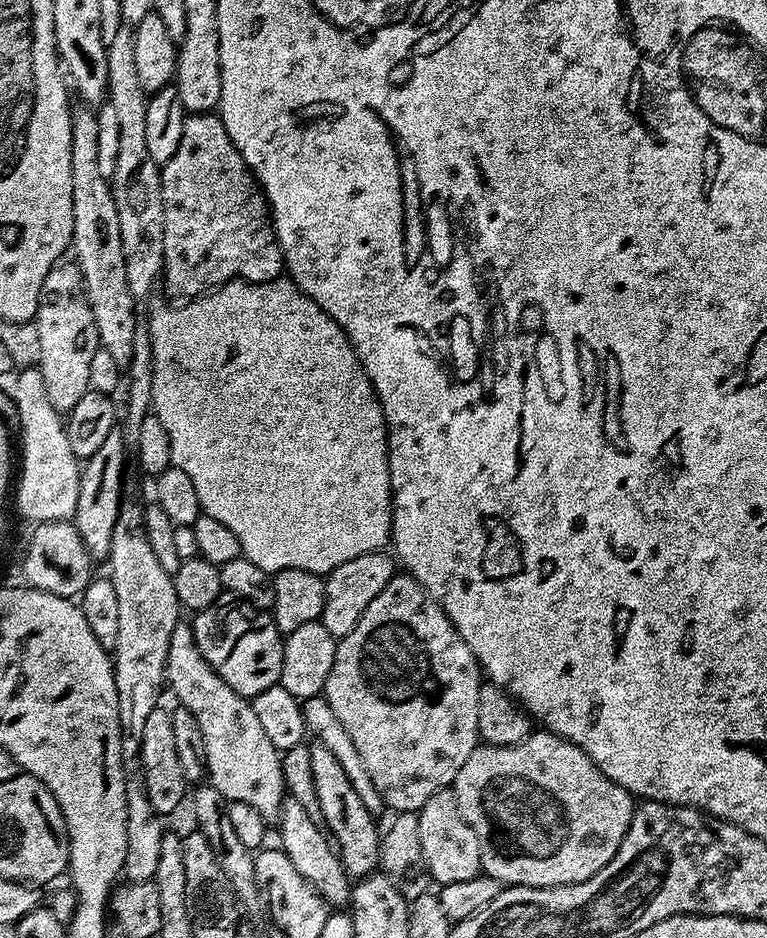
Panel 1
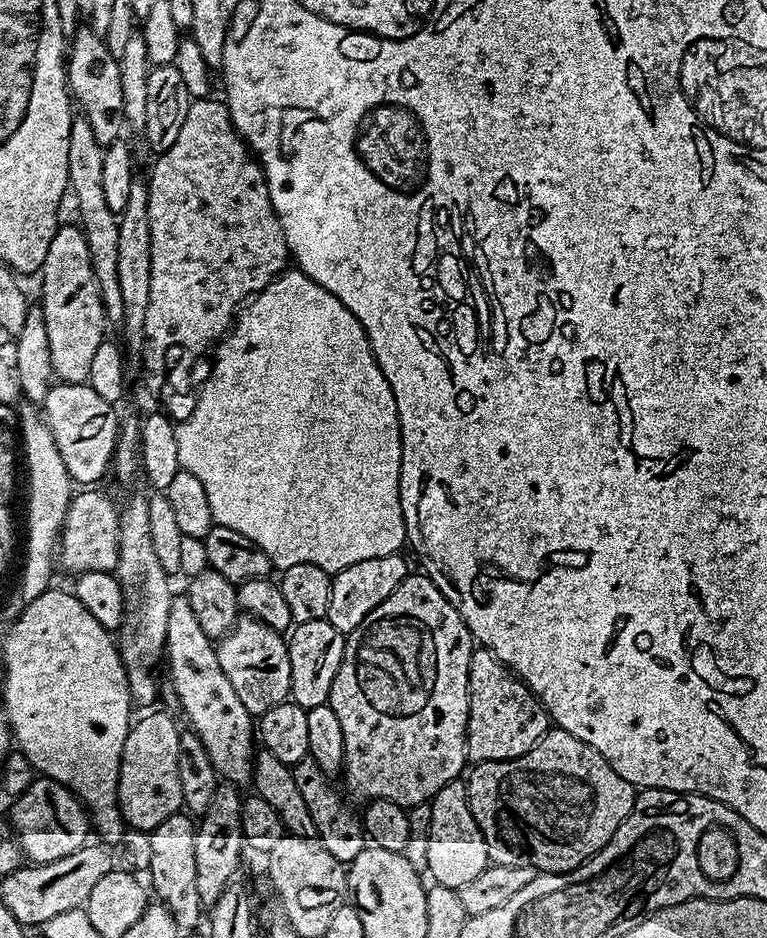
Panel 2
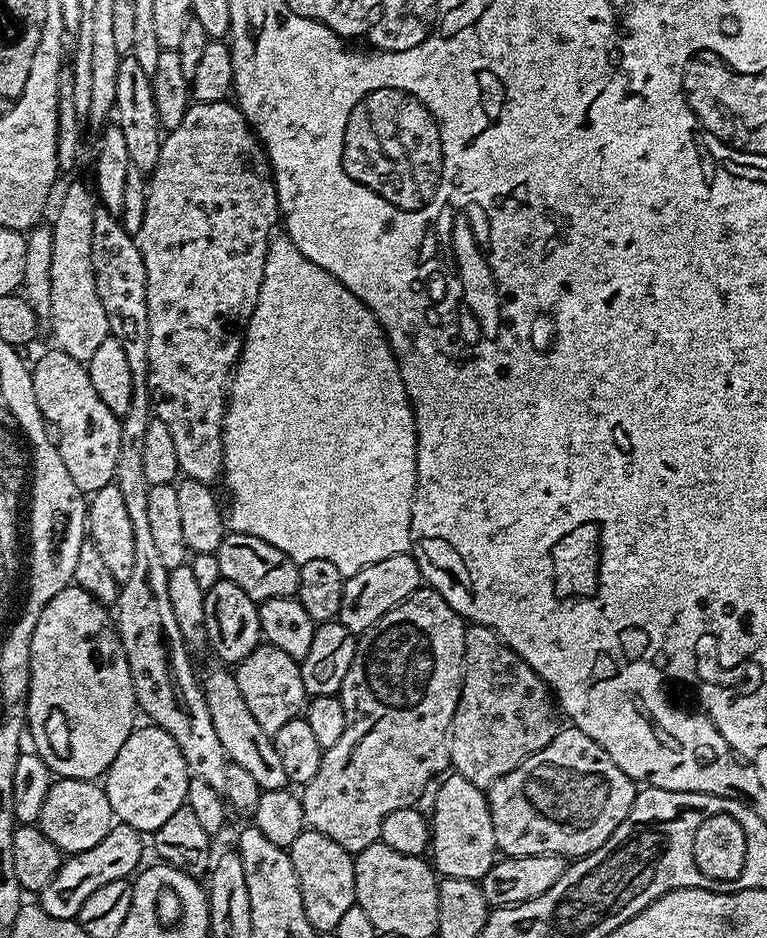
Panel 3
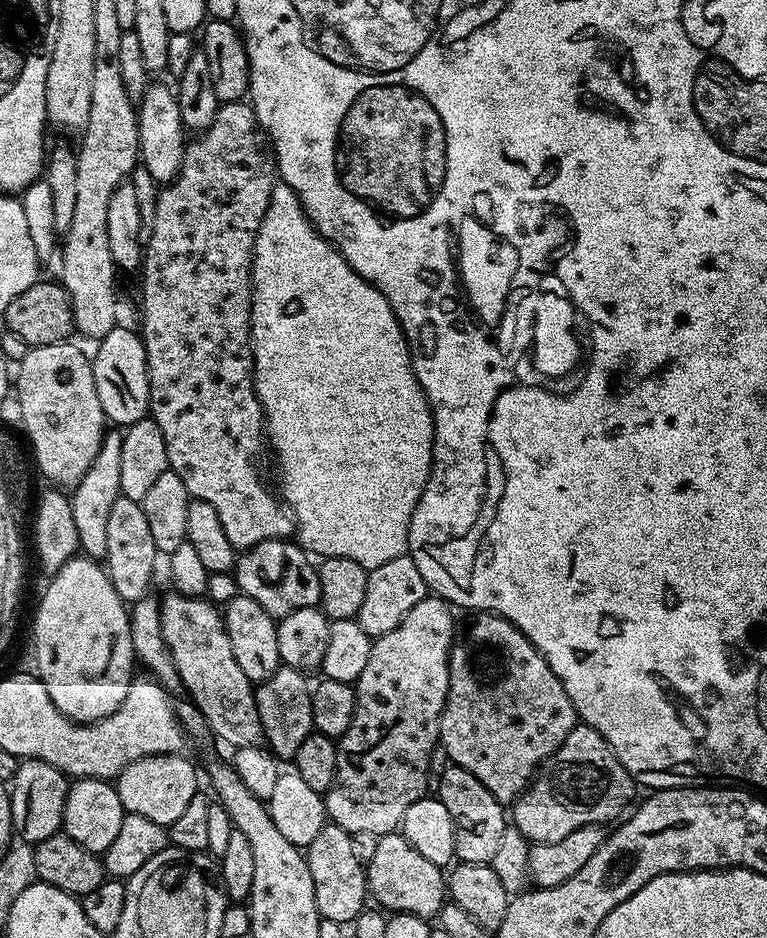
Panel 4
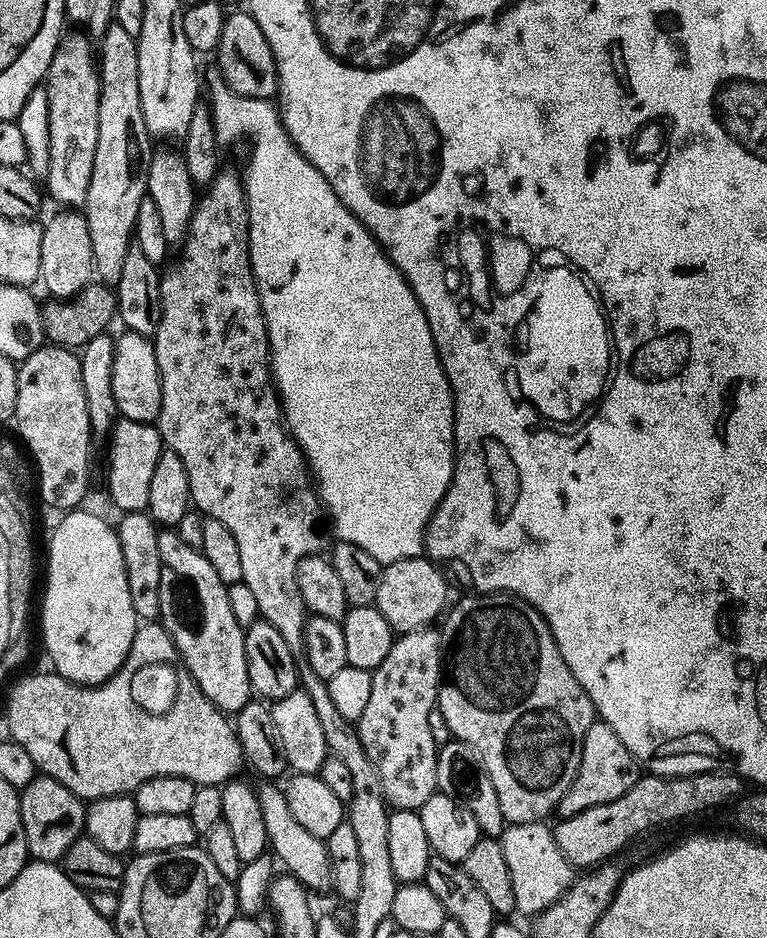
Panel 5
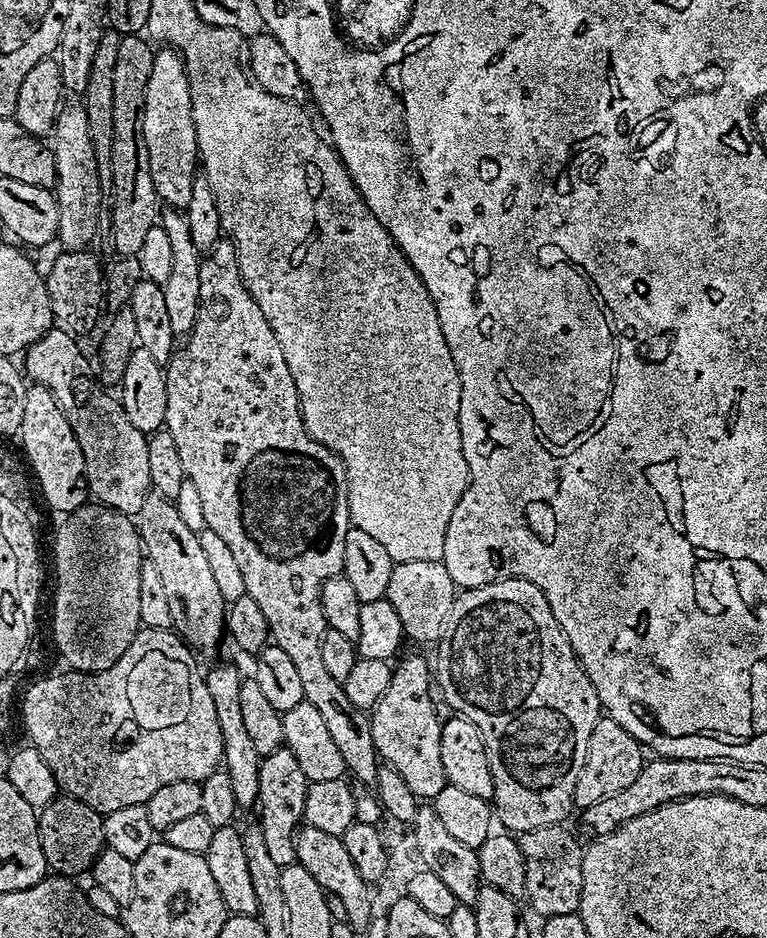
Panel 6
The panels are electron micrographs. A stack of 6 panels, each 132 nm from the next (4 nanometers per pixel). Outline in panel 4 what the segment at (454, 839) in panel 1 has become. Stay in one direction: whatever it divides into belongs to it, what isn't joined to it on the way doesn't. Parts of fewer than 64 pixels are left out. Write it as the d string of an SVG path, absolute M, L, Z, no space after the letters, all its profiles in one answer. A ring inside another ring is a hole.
M448 766L440 776L438 799L444 803L456 827L456 860L462 864L491 864L506 827L506 808L470 770Z

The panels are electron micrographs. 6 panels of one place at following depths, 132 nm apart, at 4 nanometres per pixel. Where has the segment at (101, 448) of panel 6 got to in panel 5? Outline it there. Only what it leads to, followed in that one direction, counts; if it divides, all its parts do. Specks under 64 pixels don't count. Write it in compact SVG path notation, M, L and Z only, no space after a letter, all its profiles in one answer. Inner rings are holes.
M120 418L112 425L108 438L108 496L120 507L121 513L143 512L150 498L150 477L154 474L154 465L162 451L160 429L155 423L143 424Z

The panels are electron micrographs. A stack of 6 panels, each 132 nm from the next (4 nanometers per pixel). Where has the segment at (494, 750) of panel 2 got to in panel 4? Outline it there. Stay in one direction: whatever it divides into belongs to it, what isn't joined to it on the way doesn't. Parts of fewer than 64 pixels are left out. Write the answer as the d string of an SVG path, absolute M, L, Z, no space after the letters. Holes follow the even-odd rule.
M476 610L469 616L472 617L469 618L468 625L461 632L459 629L458 635L452 641L452 651L448 654L448 696L444 699L444 713L440 716L438 744L442 752L444 748L445 754L452 759L449 761L455 767L470 770L470 774L474 774L474 778L478 778L478 782L482 782L500 804L508 806L519 799L521 793L525 791L530 781L537 775L541 765L551 760L552 755L566 742L570 730L575 728L578 723L578 717L574 706L570 702L570 694L566 694L558 674L554 674L554 670L550 670L544 655L528 641L526 634L522 634L522 630L518 630L505 616L500 616L497 612Z

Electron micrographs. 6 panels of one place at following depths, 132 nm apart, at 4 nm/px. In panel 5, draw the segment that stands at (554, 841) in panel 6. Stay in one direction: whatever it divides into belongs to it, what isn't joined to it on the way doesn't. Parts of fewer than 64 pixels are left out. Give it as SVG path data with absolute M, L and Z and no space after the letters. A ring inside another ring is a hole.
M543 821L507 825L499 837L510 871L516 912L529 918L540 915L572 885L576 872L554 842L551 827Z

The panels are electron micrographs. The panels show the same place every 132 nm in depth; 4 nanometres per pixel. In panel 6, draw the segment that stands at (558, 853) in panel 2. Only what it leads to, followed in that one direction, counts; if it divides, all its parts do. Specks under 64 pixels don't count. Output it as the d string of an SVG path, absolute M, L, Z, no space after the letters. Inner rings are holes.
M607 714L601 715L594 726L594 734L590 734L590 746L586 746L584 765L574 786L573 805L583 810L594 806L594 802L602 802L605 798L626 790L626 786L630 786L634 783L634 778L638 778L645 763L645 749L637 744L636 739L622 730L622 726L618 726L618 722L614 722Z

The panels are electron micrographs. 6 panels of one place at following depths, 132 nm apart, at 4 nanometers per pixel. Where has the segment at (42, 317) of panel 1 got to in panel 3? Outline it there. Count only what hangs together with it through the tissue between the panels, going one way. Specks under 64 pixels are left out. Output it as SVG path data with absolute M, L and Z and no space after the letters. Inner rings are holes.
M72 184L64 192L60 200L60 209L56 212L56 221L50 224L54 234L54 262L50 265L50 310L52 319L52 336L56 339L55 347L61 352L70 354L70 358L86 362L94 358L98 346L106 342L108 323L106 322L106 310L102 310L102 302L98 302L98 290L94 286L94 270L90 258L90 242L94 230L94 214L98 207L98 200L93 189L84 184Z

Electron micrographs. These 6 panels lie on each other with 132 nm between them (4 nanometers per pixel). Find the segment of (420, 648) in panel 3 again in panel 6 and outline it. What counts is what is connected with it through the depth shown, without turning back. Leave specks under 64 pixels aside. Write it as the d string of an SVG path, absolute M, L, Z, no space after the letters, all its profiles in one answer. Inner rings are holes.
M408 656L392 669L386 694L370 710L376 755L387 767L402 774L406 786L421 801L431 801L445 786L440 745L441 717L436 717L437 701L429 699L429 685L434 681L430 664L420 656Z

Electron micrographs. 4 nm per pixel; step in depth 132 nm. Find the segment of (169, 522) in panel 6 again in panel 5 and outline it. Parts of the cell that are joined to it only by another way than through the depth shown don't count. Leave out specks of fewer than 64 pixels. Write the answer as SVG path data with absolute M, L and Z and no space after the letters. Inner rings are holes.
M174 530L161 531L157 540L158 554L162 562L159 623L163 624L170 634L183 667L187 668L208 701L225 714L238 713L242 706L246 706L248 701L253 699L254 693L246 666L244 628L230 610L228 585L222 582L222 578L218 578L214 566L206 562L204 553L198 548L186 546L186 542L182 542L182 538Z

